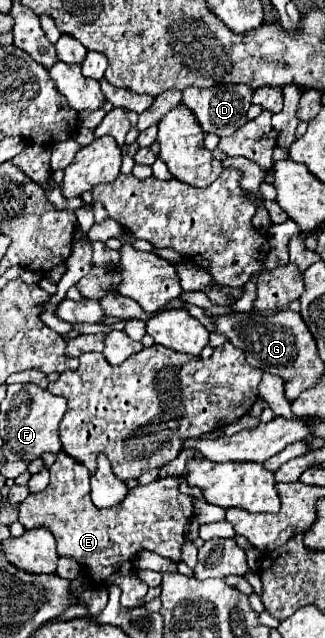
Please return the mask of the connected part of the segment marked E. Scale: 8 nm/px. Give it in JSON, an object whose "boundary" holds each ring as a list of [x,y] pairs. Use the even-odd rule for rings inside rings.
{"boundary":[[[60,452],[56,462],[50,466],[50,484],[38,494],[30,494],[20,506],[18,522],[30,528],[46,528],[54,534],[58,542],[58,556],[76,560],[82,568],[90,572],[90,578],[98,584],[112,586],[118,584],[122,590],[120,604],[124,608],[136,608],[148,586],[130,574],[132,560],[138,552],[150,550],[172,562],[180,562],[182,546],[186,544],[184,526],[194,516],[192,496],[178,490],[178,476],[158,478],[148,486],[136,486],[128,496],[112,508],[96,508],[90,504],[88,478],[84,476],[84,466]]]}

